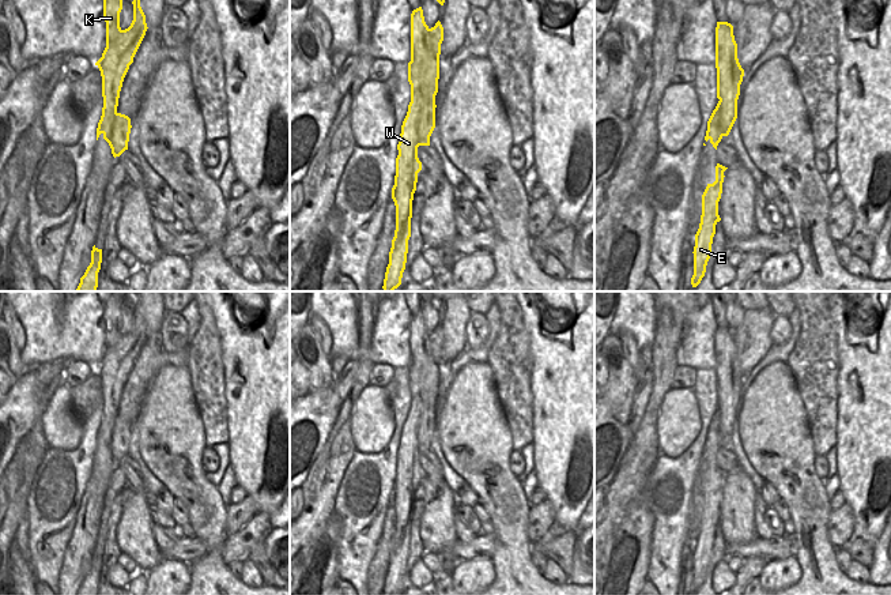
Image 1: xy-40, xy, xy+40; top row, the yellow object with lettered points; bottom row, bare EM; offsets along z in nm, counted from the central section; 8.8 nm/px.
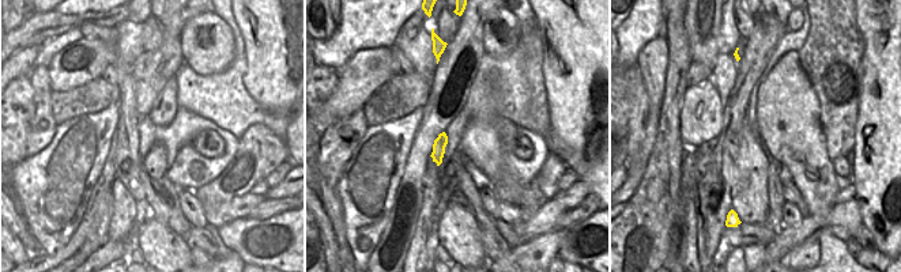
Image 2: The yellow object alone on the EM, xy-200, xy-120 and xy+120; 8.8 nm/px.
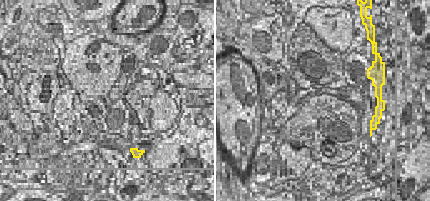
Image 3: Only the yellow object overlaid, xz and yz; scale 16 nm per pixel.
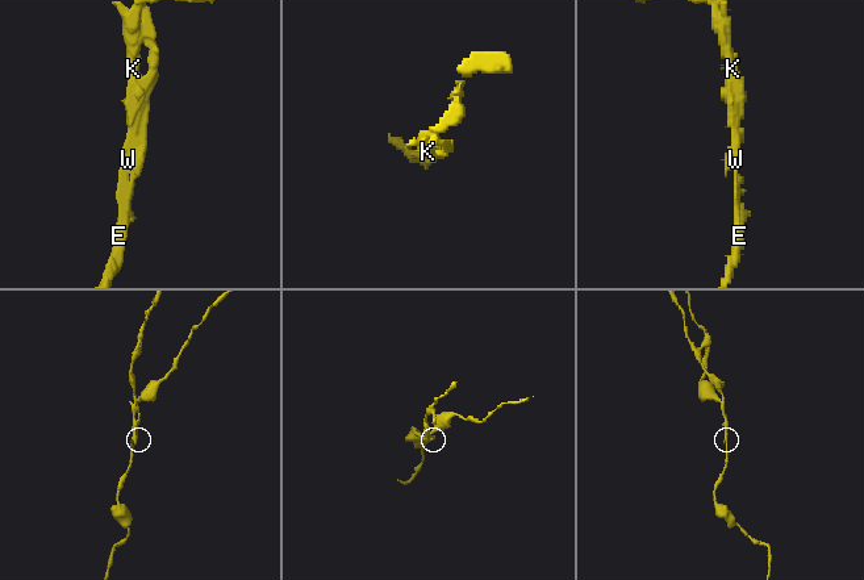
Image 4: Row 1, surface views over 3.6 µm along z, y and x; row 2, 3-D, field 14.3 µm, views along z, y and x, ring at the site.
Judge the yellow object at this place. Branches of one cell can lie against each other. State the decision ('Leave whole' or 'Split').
Split

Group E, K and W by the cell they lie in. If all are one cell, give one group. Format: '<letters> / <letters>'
E W / K

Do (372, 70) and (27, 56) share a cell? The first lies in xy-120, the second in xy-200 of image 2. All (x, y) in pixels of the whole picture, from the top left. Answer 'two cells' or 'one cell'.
two cells

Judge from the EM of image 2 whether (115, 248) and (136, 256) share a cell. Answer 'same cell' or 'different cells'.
different cells

